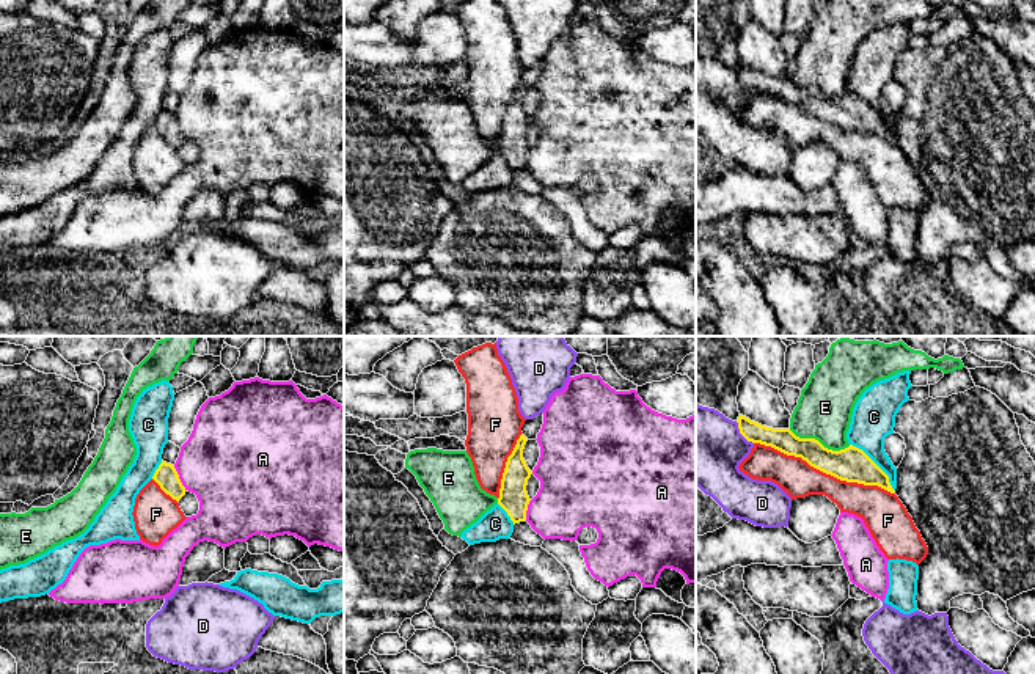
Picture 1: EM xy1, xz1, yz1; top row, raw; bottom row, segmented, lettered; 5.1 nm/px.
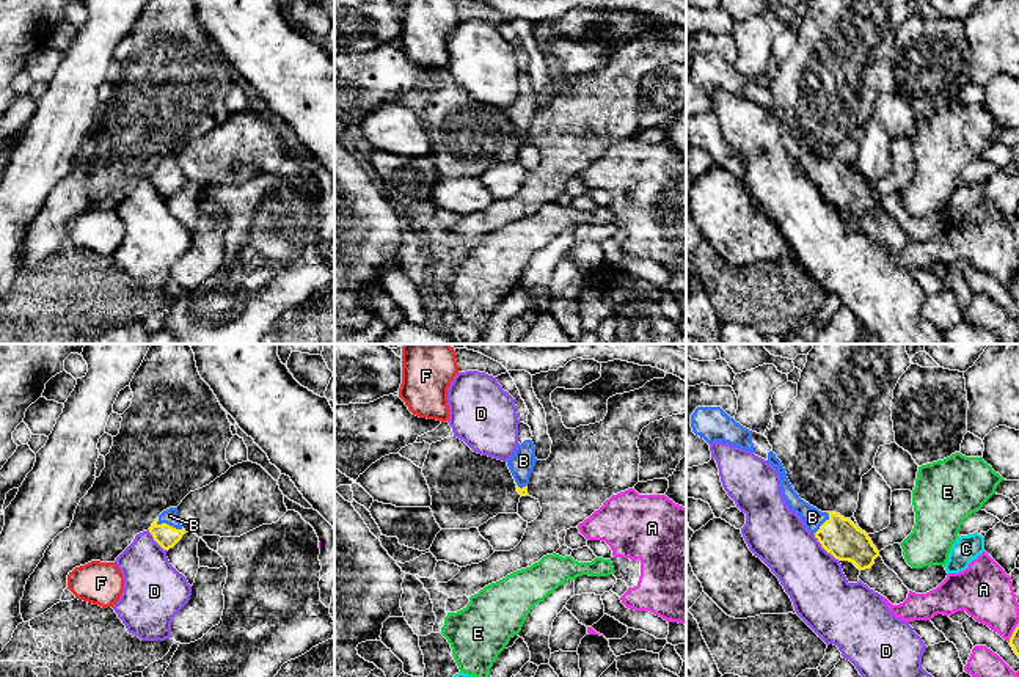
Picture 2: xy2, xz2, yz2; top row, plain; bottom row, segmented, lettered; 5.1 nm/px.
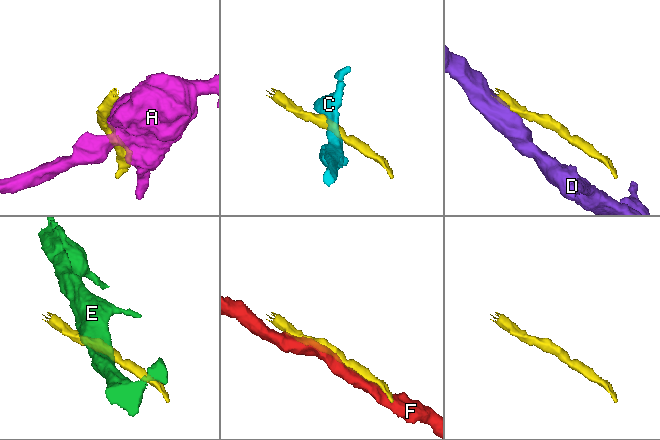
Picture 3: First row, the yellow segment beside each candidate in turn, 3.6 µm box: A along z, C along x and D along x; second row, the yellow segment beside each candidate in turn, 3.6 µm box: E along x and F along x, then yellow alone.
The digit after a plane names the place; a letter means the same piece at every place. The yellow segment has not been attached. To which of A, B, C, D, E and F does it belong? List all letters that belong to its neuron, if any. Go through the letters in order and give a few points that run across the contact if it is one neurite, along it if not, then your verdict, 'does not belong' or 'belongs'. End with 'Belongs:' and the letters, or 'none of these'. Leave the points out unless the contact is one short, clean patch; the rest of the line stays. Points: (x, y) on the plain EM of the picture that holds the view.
A: does not belong
B: line xy2 (167, 184), (168, 173), (170, 164); belongs
C: line yz1 (850, 91), (858, 95), (888, 124), (894, 139); does not belong
D: does not belong
E: line yz1 (789, 77), (800, 85), (814, 85), (833, 98), (850, 93); does not belong
F: does not belong
Belongs: B

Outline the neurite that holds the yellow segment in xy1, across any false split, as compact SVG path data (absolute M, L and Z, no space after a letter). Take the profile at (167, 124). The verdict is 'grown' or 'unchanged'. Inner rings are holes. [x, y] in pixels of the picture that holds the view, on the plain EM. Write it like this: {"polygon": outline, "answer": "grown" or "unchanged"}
{"polygon": "M162 108L155 118L152 127L160 134L160 137L170 143L173 148L179 149L185 143L185 135L182 134L174 113Z", "answer": "unchanged"}

